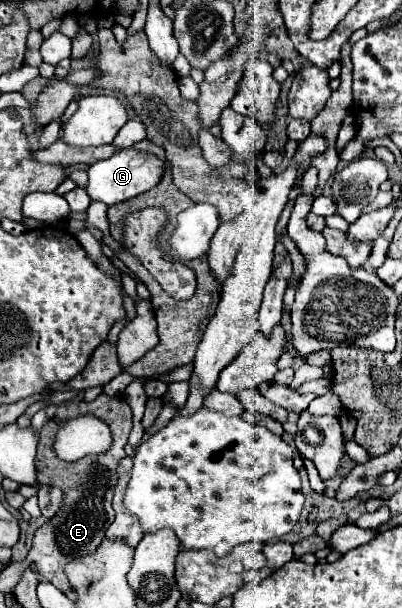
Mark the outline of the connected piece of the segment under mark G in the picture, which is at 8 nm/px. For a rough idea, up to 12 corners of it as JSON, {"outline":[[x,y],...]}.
{"outline":[[117,149],[95,161],[87,193],[115,203],[149,191],[165,163],[151,153]]}

